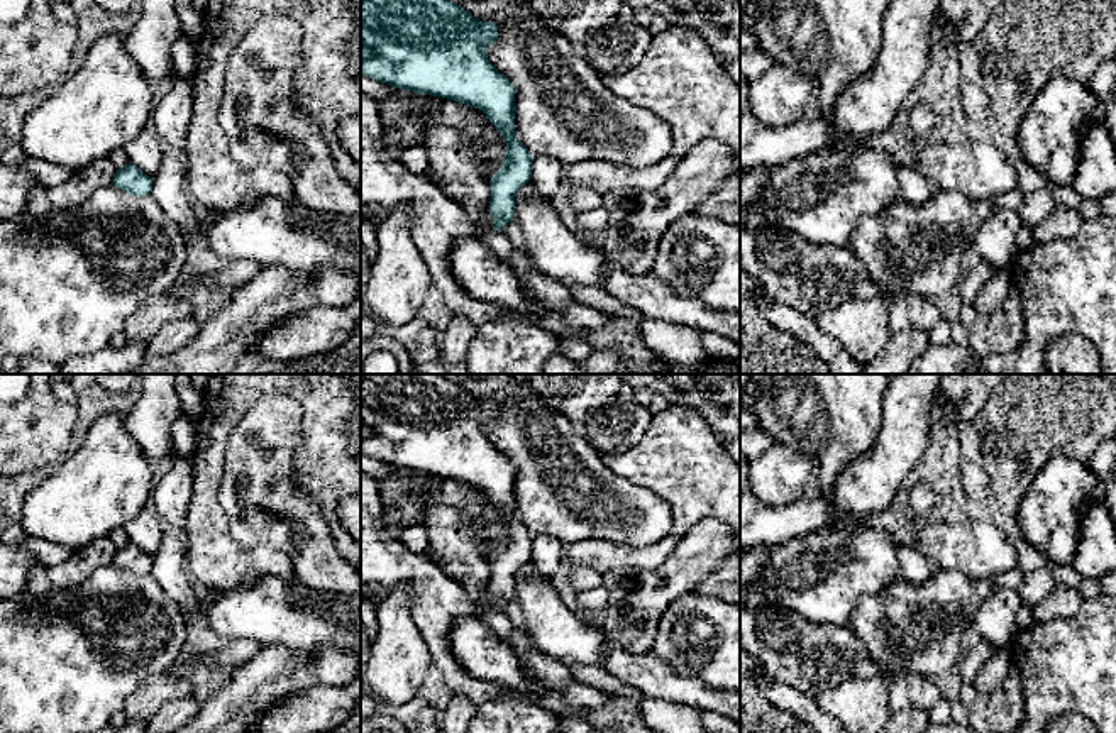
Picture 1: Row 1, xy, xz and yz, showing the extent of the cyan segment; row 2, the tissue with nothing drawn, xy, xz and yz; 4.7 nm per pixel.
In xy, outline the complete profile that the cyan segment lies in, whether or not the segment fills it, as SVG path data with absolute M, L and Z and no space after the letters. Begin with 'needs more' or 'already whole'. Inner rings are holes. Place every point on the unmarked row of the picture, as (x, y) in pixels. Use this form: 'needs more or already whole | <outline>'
already whole | M129 542L122 548L117 548L112 564L130 574L146 576L151 572L152 557L149 557L137 545Z

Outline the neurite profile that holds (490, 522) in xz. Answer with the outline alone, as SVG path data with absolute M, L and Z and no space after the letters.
M474 488L479 494L484 496L484 508L483 513L476 518L474 525L483 532L484 538L486 538L486 545L483 547L483 554L488 557L488 560L491 560L491 557L498 552L498 548L501 547L503 540L505 540L505 530L506 530L506 521L501 516L501 513L494 508L494 504L486 498L486 494L483 493L483 489Z

